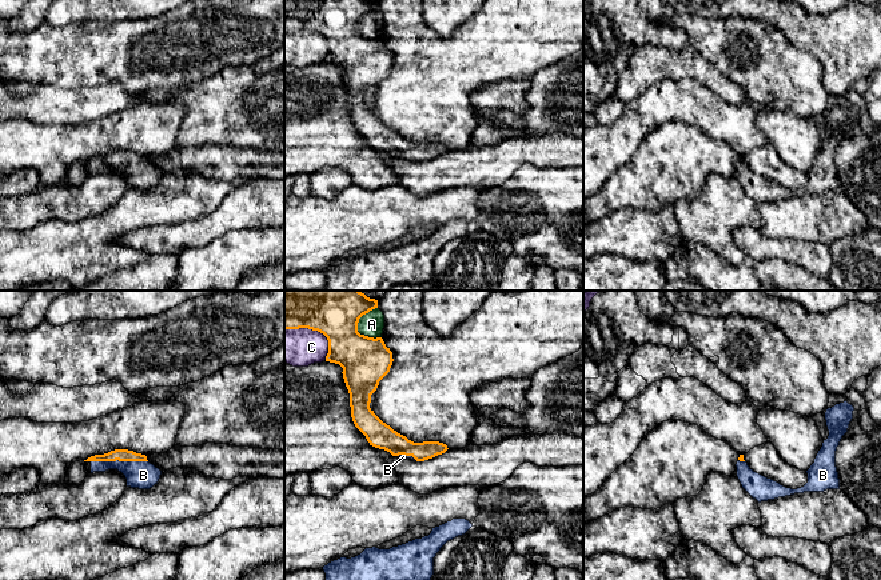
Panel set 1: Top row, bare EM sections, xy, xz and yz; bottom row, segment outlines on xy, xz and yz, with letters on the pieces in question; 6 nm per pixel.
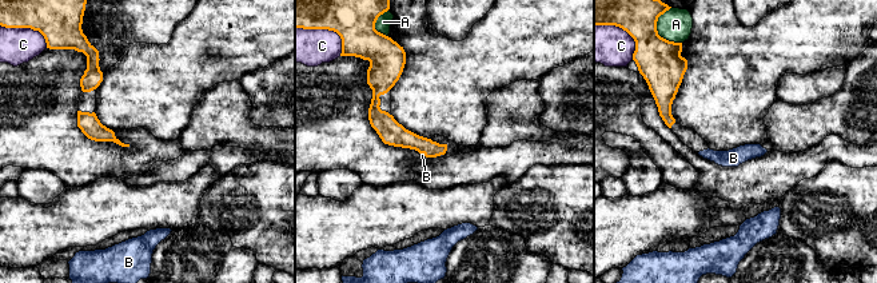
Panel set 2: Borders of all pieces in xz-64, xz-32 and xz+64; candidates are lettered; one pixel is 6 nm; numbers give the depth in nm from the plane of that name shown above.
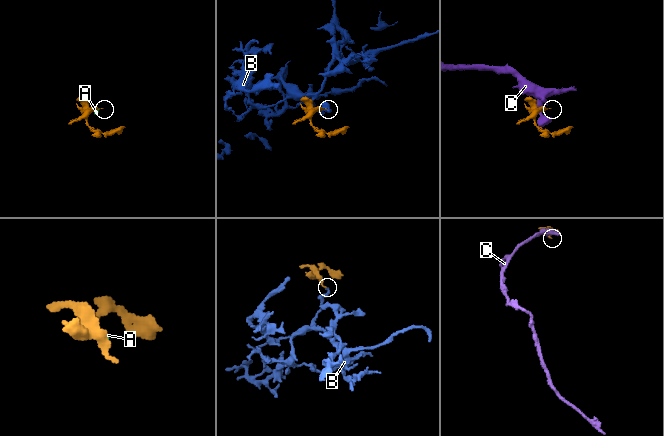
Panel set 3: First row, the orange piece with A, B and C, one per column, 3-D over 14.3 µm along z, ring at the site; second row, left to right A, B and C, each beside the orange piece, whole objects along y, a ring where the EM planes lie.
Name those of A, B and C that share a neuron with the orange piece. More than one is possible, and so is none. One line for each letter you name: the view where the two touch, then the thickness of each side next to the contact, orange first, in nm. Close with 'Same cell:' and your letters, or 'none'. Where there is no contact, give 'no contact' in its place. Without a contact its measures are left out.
B: xy | 80/170 nm
Same cell: B

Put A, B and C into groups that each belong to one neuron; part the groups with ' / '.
A / B / C

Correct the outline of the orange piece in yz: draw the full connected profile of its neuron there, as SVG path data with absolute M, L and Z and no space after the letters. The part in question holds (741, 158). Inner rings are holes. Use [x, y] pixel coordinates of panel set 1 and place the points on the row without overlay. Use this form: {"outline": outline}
{"outline": "M846 101L828 109L825 113L829 137L824 141L814 164L806 172L808 184L797 191L786 189L780 184L754 173L740 156L737 168L737 179L742 189L758 204L774 201L804 193L824 193L826 191L840 191L840 180L836 168L836 152L842 137L848 133L853 120L854 108Z"}

